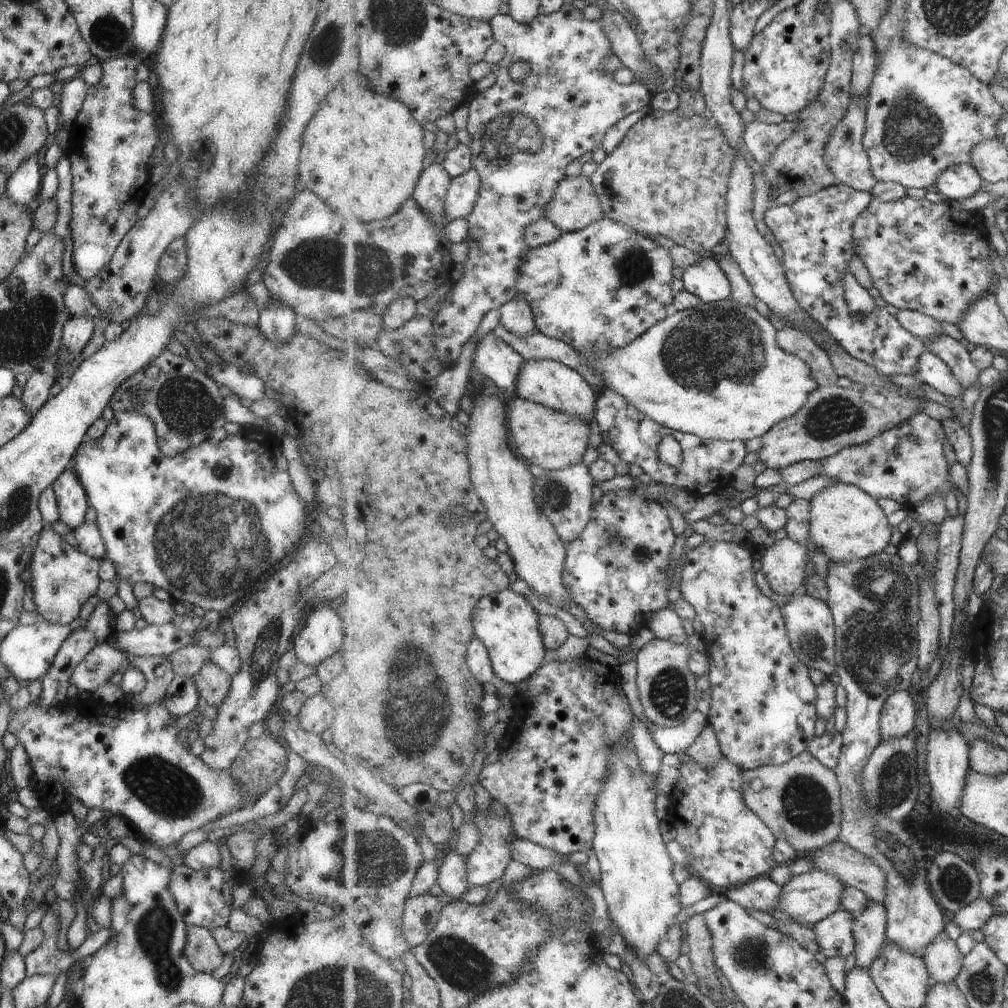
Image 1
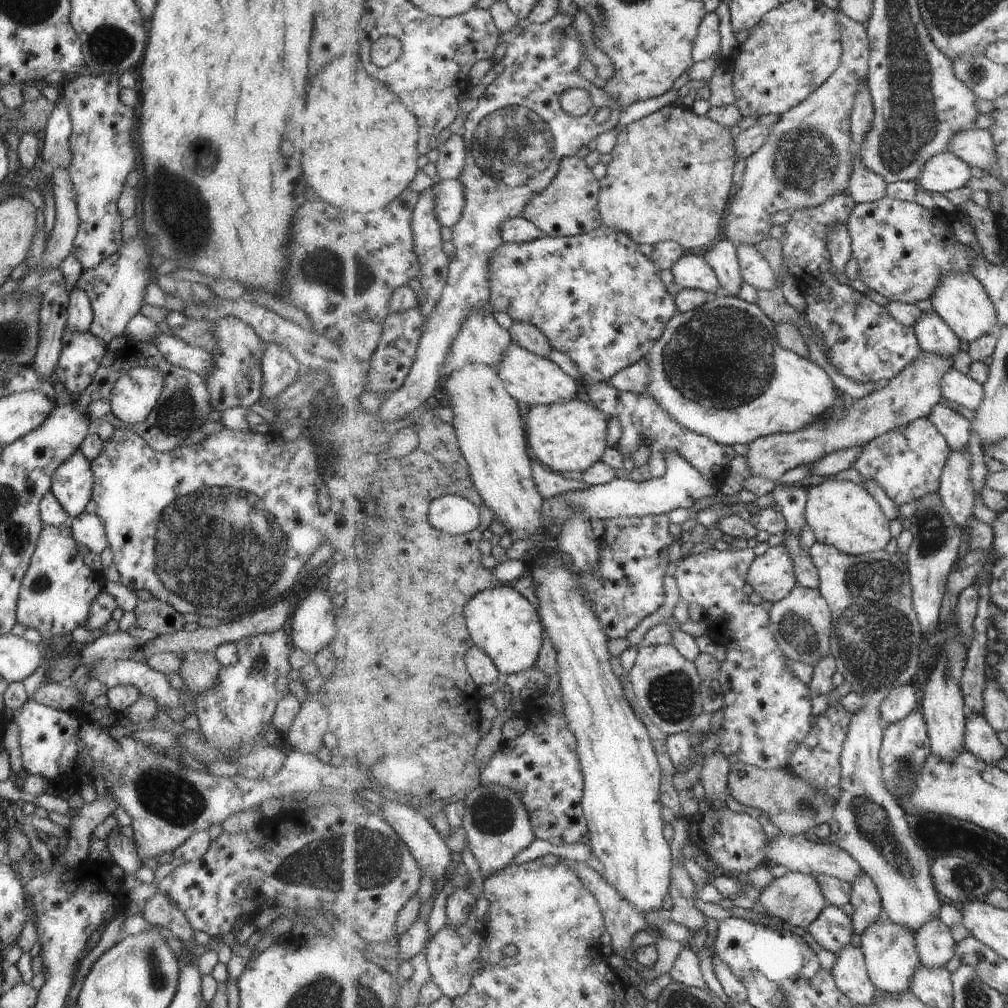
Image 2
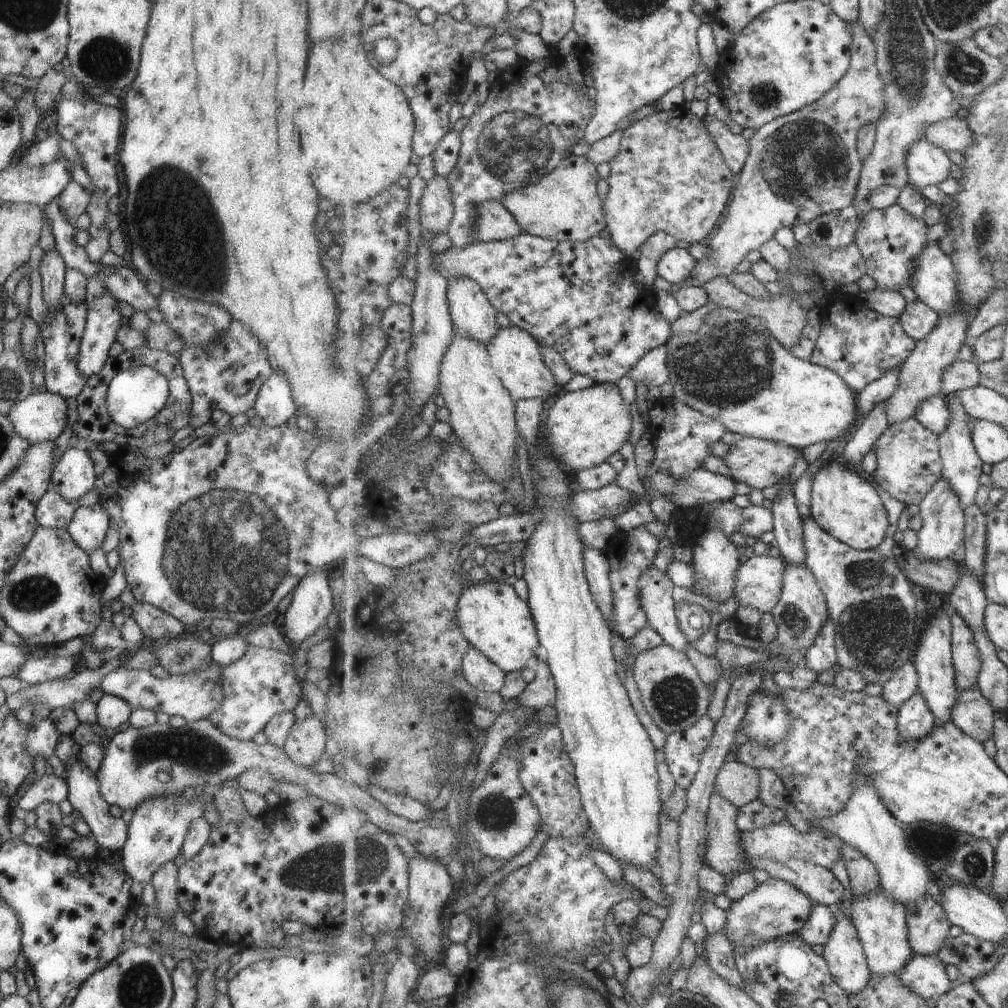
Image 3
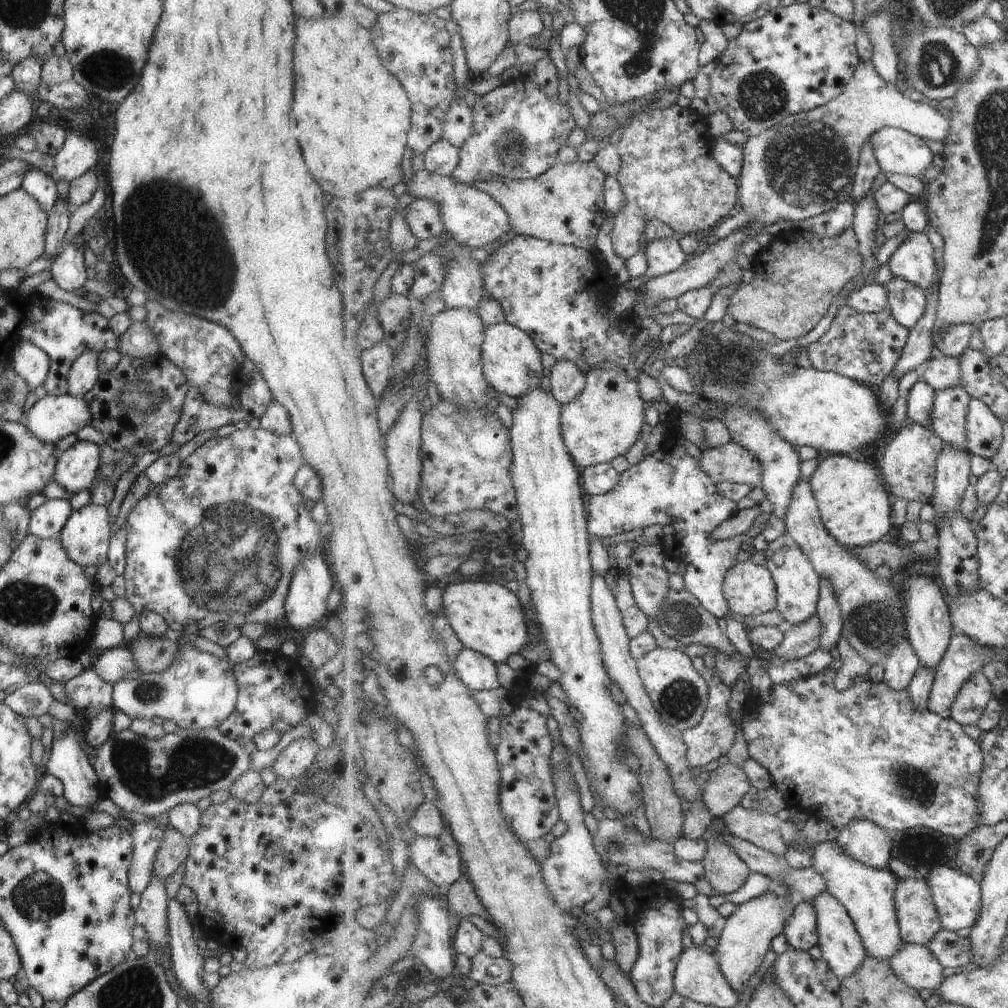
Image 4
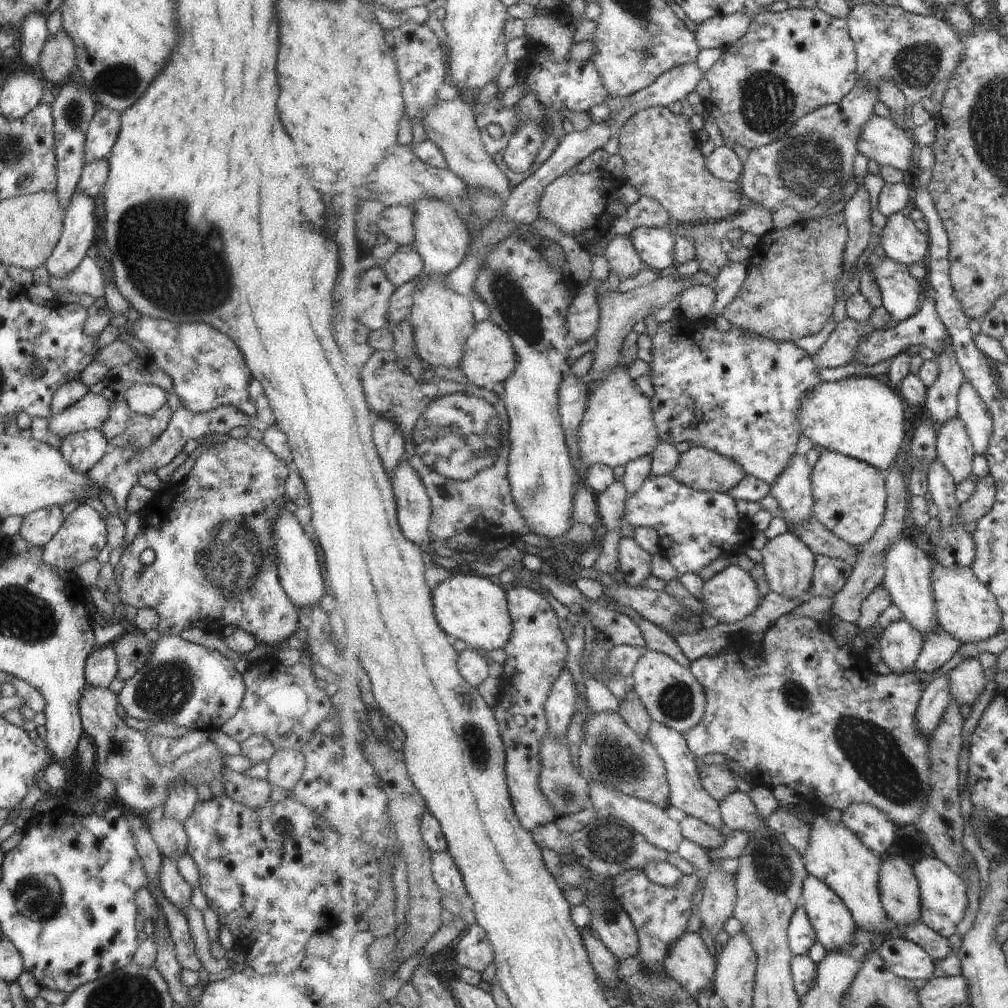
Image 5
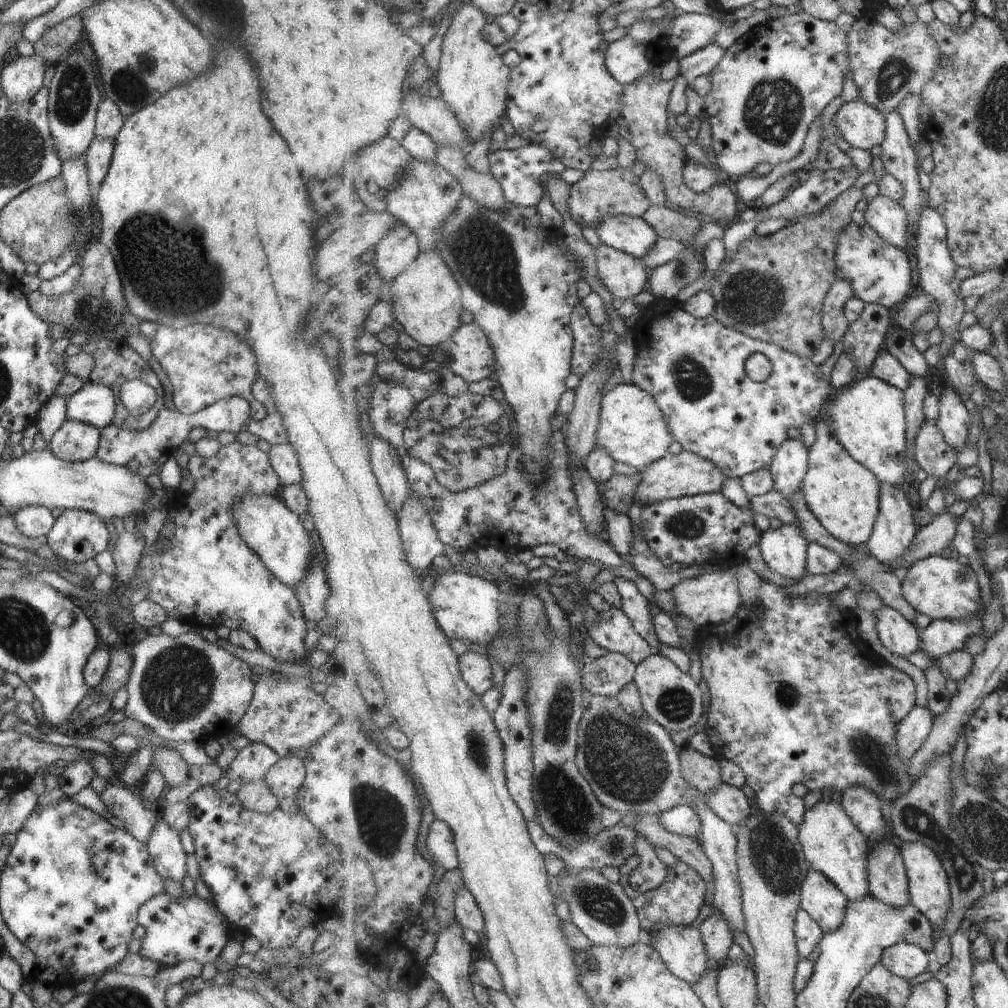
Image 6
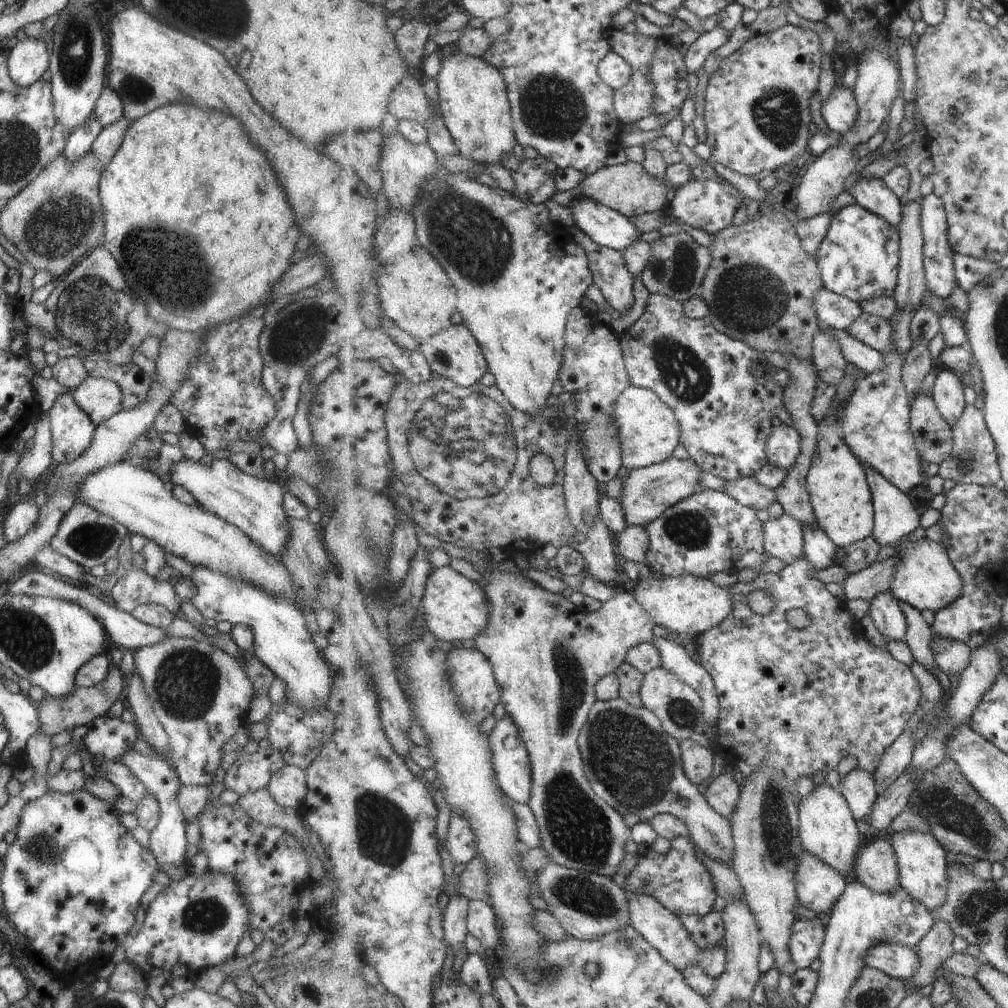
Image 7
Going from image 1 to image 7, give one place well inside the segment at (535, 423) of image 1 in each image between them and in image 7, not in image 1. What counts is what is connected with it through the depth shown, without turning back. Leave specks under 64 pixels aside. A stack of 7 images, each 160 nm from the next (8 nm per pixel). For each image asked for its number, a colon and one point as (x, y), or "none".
2: (572, 436)
3: (582, 430)
4: (602, 424)
5: (618, 427)
6: (632, 430)
7: (649, 431)

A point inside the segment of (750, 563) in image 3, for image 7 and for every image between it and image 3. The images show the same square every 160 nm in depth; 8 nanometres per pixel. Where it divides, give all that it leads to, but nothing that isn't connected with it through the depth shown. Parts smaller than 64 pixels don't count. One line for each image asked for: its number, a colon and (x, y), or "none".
4: (750, 590)
5: (731, 595)
6: (713, 598)
7: (689, 605)

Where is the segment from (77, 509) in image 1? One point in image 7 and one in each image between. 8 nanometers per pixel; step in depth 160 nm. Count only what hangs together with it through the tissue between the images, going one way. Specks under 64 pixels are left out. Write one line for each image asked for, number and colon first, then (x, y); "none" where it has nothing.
2: (71, 482)
3: (72, 475)
4: (77, 466)
5: (80, 450)
6: (74, 441)
7: (71, 430)

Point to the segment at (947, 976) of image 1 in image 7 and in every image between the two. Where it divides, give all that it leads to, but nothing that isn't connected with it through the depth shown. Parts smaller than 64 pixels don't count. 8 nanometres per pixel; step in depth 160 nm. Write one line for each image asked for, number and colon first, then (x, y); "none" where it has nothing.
2: (936, 946)
3: (929, 927)
4: (917, 913)
5: (901, 894)
6: (888, 878)
7: (877, 864)

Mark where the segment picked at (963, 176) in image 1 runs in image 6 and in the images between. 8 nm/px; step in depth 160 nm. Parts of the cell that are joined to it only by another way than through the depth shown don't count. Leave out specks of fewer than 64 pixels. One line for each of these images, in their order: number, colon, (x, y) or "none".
2: (945, 172)
3: (929, 165)
4: (898, 152)
5: (882, 141)
6: (863, 127)

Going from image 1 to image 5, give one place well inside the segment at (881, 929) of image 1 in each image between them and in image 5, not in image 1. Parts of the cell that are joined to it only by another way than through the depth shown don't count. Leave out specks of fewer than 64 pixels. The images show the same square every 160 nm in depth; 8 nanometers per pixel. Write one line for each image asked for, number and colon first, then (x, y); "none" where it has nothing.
2: (866, 900)
3: (864, 877)
4: (864, 840)
5: (873, 828)

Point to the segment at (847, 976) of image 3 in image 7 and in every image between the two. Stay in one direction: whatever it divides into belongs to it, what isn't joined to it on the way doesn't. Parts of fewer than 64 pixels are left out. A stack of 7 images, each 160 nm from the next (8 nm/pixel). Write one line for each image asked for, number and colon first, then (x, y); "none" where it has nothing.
4: (842, 948)
5: (834, 924)
6: (823, 900)
7: (820, 886)

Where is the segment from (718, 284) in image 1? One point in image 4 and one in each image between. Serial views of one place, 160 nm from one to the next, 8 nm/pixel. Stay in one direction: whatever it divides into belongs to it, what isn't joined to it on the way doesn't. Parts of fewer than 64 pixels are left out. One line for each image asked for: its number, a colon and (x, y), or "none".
2: (691, 272)
3: (677, 265)
4: (665, 256)

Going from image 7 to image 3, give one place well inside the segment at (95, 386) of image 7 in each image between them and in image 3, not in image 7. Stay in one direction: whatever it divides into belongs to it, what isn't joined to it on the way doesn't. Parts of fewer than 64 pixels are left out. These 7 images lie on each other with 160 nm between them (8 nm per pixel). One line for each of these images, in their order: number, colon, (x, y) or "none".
3: (41, 416)
4: (50, 418)
5: (89, 412)
6: (93, 404)

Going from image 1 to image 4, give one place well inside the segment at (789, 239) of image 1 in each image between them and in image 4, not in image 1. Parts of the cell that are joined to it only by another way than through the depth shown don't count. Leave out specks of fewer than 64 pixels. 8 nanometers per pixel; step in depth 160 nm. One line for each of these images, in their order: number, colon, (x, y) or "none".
2: (865, 344)
3: (859, 344)
4: (864, 347)

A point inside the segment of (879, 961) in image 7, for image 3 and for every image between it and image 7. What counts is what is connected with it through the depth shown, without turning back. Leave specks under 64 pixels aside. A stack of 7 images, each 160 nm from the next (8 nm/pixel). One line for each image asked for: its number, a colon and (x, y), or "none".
3: (925, 975)
4: (916, 965)
5: (908, 960)
6: (906, 960)

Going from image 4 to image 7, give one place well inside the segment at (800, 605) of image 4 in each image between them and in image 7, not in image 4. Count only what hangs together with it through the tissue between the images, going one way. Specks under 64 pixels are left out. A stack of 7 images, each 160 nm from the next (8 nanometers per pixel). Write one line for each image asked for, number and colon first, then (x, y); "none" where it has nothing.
5: (789, 563)
6: (784, 550)
7: (783, 537)

